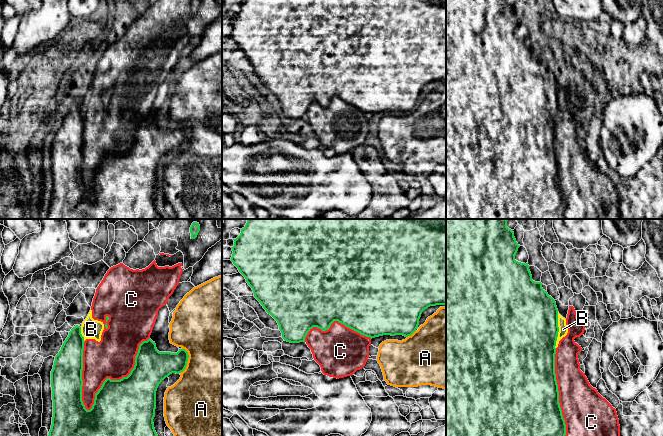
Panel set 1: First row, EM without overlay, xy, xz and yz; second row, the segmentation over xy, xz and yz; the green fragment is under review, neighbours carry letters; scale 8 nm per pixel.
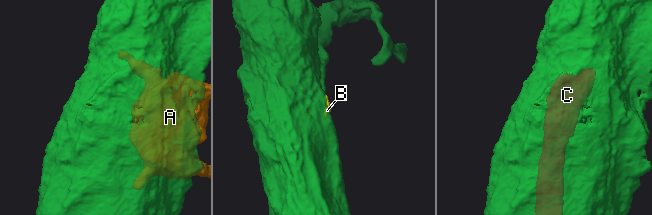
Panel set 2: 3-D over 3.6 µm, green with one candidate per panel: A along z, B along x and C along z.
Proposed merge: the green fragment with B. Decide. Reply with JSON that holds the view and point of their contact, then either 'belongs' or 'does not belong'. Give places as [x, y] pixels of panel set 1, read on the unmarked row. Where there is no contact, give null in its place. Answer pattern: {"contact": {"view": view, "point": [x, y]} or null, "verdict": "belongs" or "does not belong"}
{"contact": {"view": "yz", "point": [558, 106]}, "verdict": "does not belong"}

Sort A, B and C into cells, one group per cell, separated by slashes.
A / B C

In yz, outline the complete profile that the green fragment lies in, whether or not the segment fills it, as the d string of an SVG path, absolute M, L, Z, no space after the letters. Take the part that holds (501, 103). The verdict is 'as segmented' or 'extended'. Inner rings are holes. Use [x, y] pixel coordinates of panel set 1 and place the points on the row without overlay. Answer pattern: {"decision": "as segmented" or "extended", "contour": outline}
{"decision": "as segmented", "contour": "M446 0L446 219L567 219L566 200L559 179L559 167L555 150L556 117L558 113L558 85L555 76L542 64L541 58L532 56L528 39L515 36L520 21L513 6L507 0Z"}

